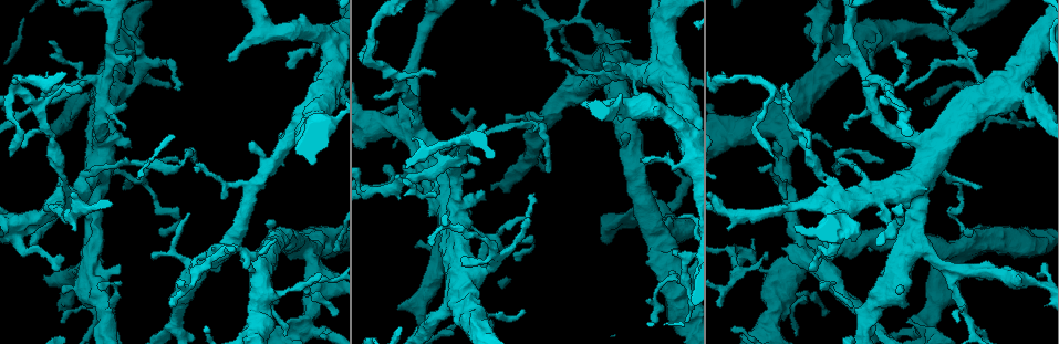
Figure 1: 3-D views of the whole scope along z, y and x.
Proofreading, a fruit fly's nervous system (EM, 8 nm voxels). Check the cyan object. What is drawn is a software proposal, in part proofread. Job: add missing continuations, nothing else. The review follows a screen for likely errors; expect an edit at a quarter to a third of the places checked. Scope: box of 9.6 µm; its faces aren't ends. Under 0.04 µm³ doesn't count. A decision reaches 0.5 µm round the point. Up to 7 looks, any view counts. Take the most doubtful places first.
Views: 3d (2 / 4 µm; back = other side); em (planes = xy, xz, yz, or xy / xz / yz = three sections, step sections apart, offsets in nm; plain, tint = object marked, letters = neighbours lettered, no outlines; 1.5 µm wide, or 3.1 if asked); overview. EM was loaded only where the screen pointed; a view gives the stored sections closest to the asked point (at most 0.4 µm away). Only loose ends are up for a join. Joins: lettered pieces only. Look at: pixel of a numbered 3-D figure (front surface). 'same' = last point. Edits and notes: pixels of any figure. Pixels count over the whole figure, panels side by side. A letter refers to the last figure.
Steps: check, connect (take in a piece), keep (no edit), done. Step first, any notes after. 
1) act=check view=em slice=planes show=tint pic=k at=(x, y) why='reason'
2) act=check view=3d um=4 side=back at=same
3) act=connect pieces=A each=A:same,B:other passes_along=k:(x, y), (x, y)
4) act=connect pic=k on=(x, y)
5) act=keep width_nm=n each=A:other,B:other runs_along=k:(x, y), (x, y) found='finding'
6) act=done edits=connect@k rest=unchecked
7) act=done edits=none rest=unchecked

act=check view=em slice=xz step=4 show=letters pic=1 at=(197, 160) why='tapers out'

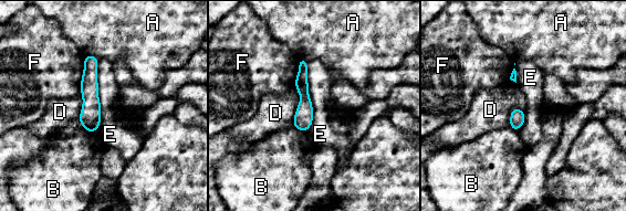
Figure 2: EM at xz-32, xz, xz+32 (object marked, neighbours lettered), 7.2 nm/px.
act=keep width_nm=110 each=A:other,B:other,D:other,E:other,F:other border=2:(100, 60), (100, 125), (93, 133) found='no lettered piece goes on from it'

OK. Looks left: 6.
act=check view=3d um=2 side=back pic=1 at=(971, 233) why='an open end'

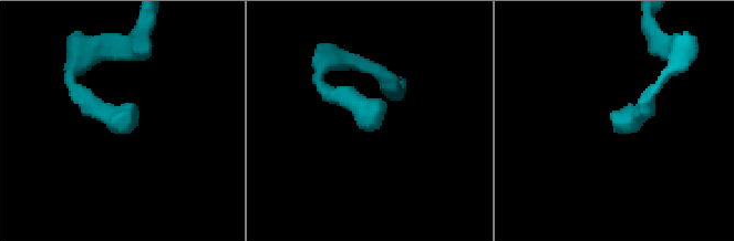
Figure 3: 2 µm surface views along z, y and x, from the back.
act=check view=em slice=planes show=letters pic=3 at=(127, 116) why='shape alone is not enough'

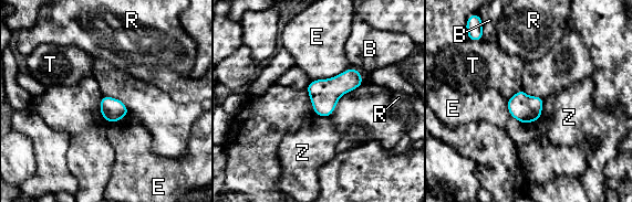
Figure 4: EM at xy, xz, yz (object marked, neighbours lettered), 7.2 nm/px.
act=keep width_nm=170 each=B:other,E:other,R:other,T:other,Z:other border=4:(520, 88), (508, 99) found='none of them fits'

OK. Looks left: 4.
act=check view=em slice=planes show=letters pic=1 at=(767, 254) why='branch stops here'

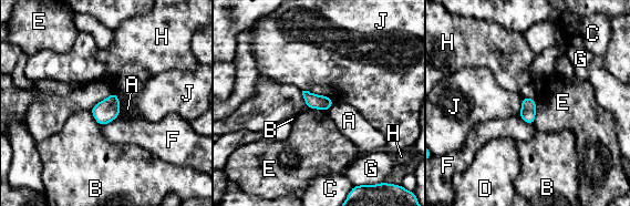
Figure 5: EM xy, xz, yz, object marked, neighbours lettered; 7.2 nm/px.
act=keep longest_contact=J:260nm each=A:other,B:other,C:other,D:other,E:other,F:other,G:other,H:other,J:other border=5:(536, 99), (536, 116), (533, 124) found='no lettered piece goes on from it'

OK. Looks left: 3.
act=done edits=none rest=unchecked

